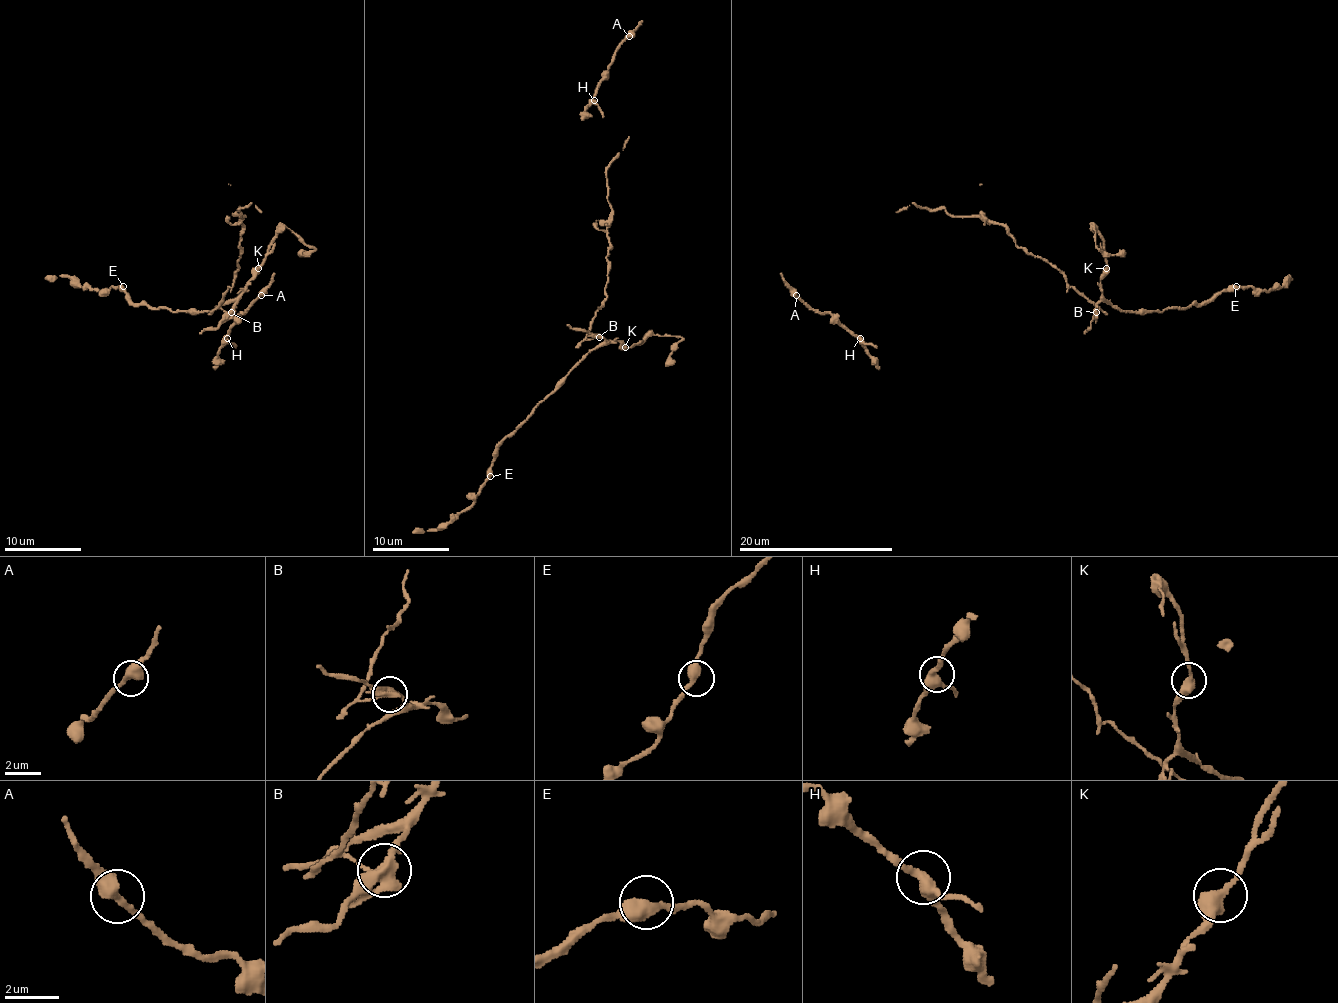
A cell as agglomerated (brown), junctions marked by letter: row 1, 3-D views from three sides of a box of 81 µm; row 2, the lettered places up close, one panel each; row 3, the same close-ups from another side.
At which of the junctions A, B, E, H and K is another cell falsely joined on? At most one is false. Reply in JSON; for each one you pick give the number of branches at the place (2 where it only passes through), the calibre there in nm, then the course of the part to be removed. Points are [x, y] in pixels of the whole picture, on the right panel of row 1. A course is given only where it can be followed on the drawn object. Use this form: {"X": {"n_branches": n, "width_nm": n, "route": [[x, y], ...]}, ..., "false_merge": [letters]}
{"B": {"n_branches": 3, "width_nm": 360, "route": [[1097, 313], [1056, 268], [1018, 247], [1000, 224], [912, 203], [896, 212]]}, "false_merge": ["B"]}

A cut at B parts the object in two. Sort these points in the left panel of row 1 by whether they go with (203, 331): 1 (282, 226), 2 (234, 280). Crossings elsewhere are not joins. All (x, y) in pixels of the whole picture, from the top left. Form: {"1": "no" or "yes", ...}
{"1": "yes", "2": "no"}

